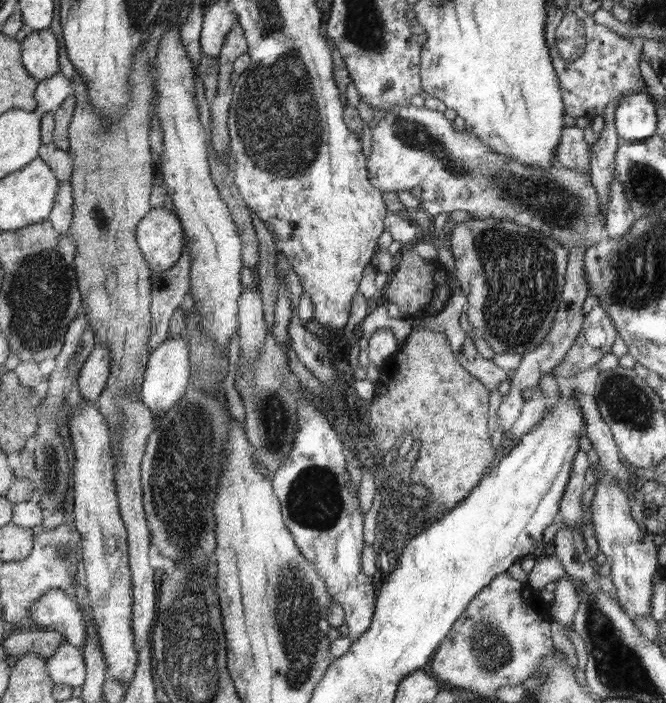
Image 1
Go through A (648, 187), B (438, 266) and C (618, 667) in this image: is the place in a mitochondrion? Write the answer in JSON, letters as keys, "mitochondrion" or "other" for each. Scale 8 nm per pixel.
{"A":"mitochondrion","B":"other","C":"mitochondrion"}

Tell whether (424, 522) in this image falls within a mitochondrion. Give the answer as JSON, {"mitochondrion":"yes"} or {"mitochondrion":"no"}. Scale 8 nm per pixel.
{"mitochondrion":"no"}

